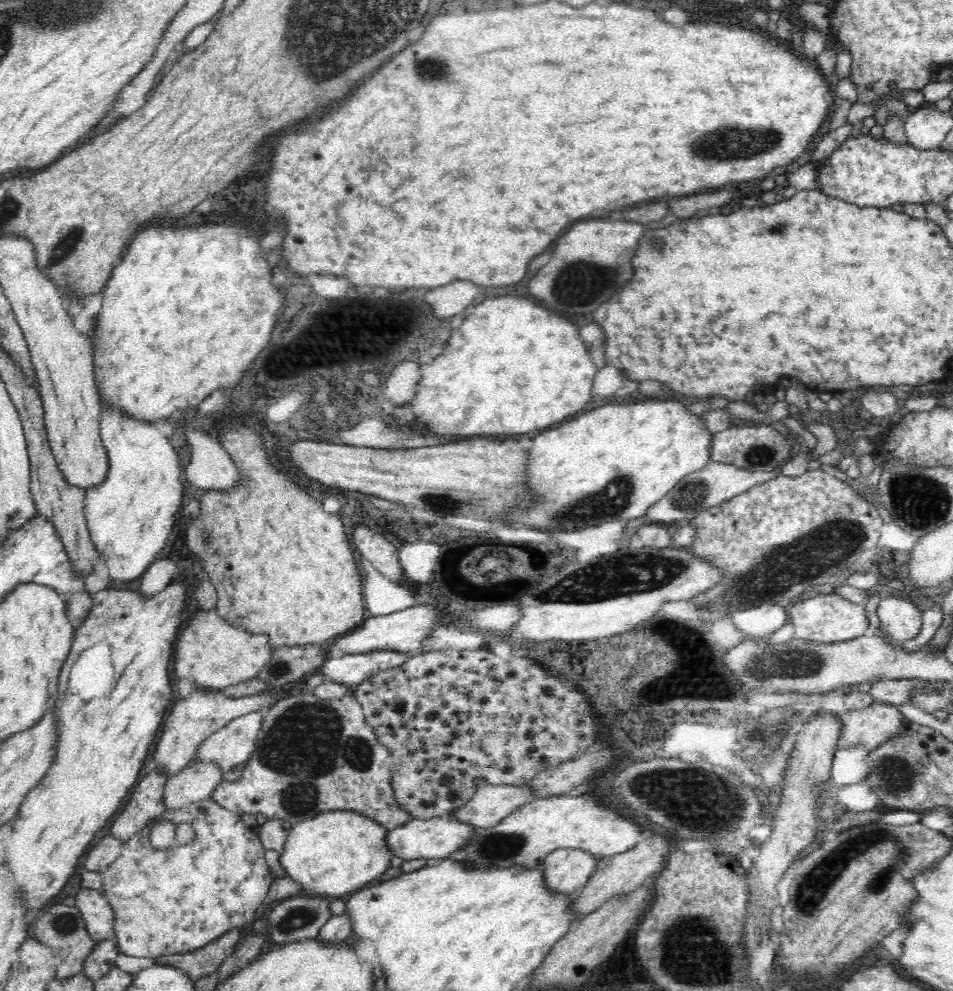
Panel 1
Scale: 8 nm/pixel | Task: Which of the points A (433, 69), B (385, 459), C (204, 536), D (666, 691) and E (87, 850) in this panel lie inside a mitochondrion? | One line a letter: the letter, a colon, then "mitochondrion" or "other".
A: mitochondrion
B: other
C: mitochondrion
D: other
E: other

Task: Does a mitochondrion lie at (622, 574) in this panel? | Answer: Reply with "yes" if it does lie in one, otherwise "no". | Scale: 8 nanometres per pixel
yes

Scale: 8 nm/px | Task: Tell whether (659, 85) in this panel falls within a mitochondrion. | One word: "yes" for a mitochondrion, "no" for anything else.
no

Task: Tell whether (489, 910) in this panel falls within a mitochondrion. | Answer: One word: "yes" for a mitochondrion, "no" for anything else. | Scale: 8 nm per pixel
no

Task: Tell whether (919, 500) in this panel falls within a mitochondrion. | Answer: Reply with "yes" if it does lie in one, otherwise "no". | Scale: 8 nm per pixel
yes

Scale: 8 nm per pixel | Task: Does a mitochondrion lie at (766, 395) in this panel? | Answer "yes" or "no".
no

